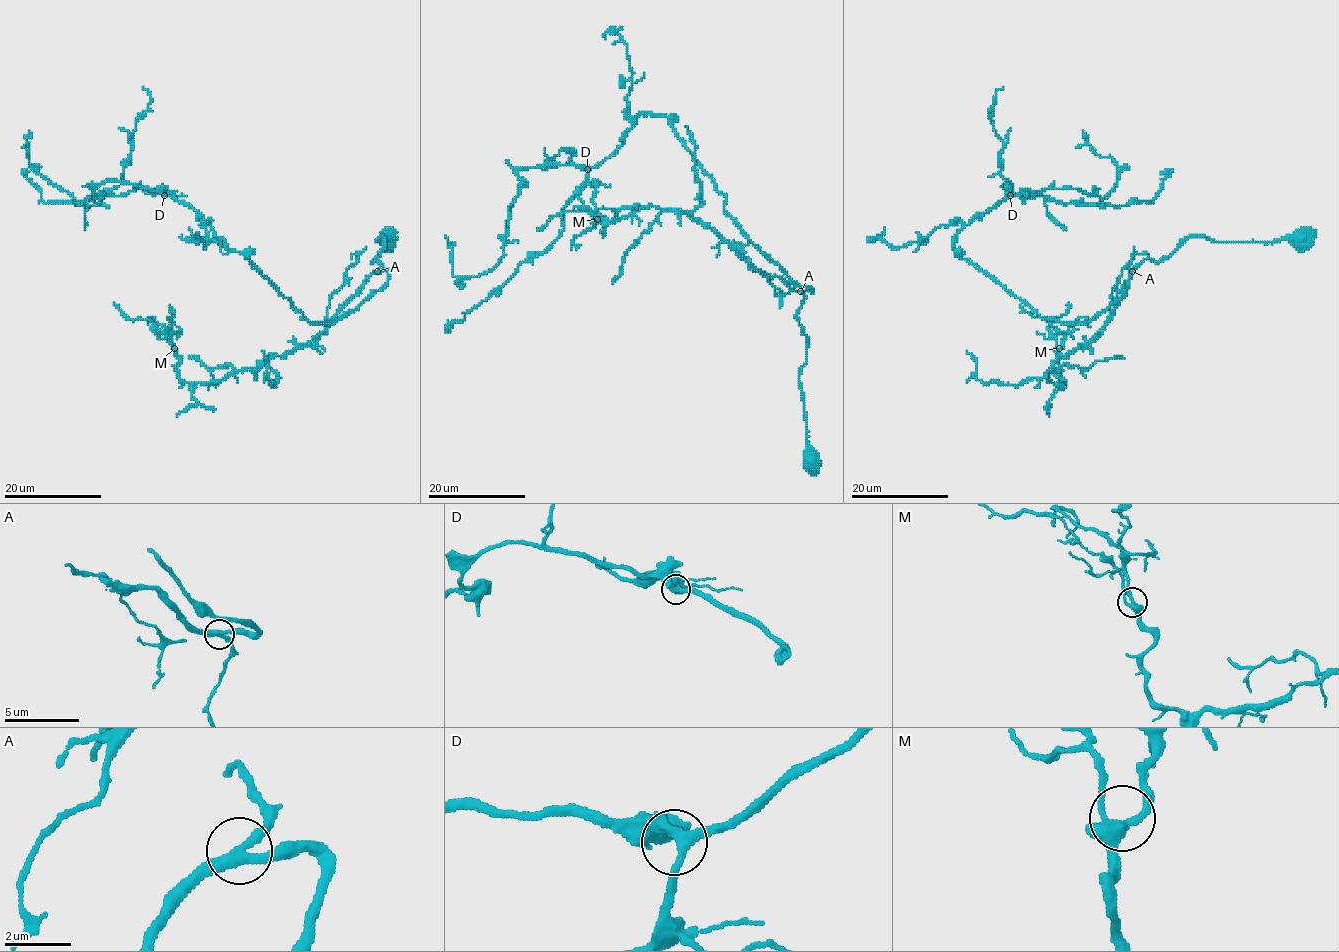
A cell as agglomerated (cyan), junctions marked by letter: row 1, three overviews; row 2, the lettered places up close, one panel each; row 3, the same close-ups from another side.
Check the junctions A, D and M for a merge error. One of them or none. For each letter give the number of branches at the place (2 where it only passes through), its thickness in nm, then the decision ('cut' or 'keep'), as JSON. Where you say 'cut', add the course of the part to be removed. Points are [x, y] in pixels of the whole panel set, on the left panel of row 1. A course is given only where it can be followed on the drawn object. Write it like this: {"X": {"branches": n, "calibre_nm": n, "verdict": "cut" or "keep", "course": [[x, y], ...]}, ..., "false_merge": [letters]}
{"A": {"branches": 3, "calibre_nm": 320, "verdict": "keep"}, "D": {"branches": 3, "calibre_nm": 320, "verdict": "keep"}, "M": {"branches": 3, "calibre_nm": 360, "verdict": "keep"}, "false_merge": []}

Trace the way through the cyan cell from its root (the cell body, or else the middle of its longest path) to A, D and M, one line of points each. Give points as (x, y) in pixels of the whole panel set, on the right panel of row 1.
A: (1302, 242), (1294, 245), (1288, 239), (1211, 241), (1188, 236), (1168, 256), (1157, 262), (1145, 258), (1132, 270)
D: (1302, 242), (1188, 236), (1134, 267), (1104, 311), (1058, 322), (956, 253), (955, 236), (1010, 195)
M: (1302, 242), (1188, 236), (1132, 270), (1110, 321), (1053, 364), (1047, 378), (1059, 384), (1059, 348)

